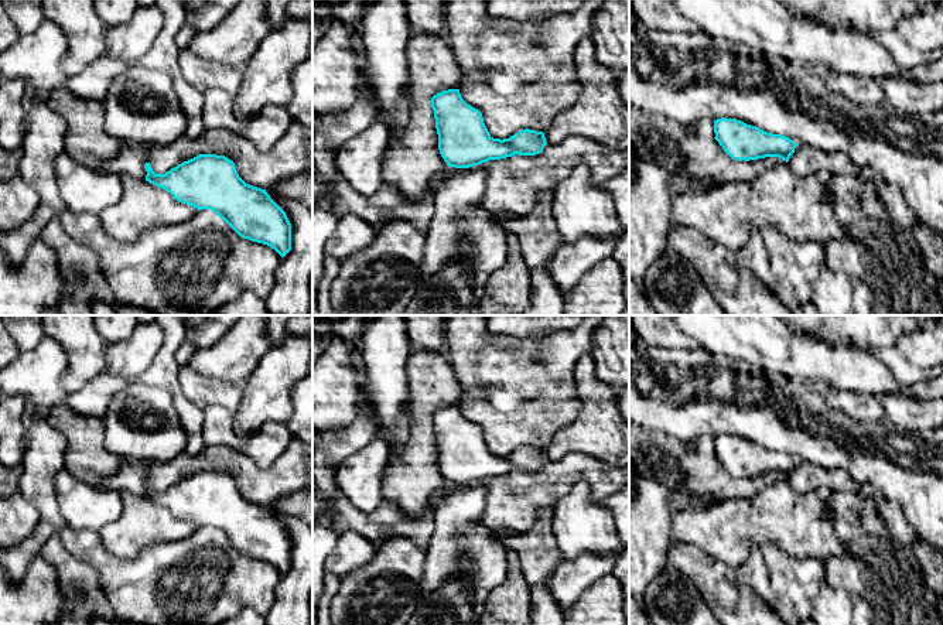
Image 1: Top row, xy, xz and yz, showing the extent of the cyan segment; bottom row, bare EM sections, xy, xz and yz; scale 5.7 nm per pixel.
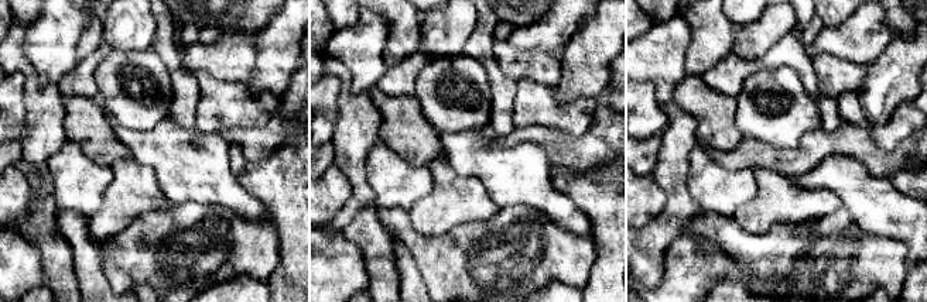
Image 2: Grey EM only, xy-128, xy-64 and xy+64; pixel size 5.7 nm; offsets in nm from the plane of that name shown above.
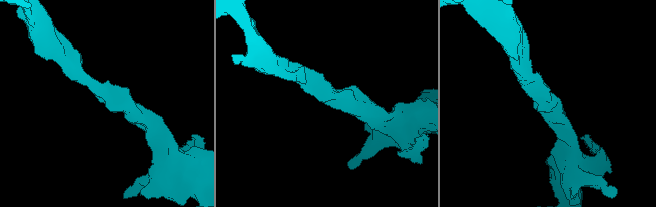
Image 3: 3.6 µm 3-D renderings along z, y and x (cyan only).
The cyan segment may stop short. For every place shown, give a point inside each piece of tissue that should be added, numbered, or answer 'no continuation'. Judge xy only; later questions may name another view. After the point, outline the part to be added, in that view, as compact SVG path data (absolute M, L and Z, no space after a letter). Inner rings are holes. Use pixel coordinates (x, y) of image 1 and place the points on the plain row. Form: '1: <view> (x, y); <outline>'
no continuation

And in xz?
no continuation

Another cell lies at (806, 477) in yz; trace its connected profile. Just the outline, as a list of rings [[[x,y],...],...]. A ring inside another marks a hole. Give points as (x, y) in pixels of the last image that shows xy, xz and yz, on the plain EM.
[[[797,461],[787,478],[792,488],[800,493],[810,491],[844,491],[858,492],[860,484],[855,482],[844,469],[826,469],[810,462]]]

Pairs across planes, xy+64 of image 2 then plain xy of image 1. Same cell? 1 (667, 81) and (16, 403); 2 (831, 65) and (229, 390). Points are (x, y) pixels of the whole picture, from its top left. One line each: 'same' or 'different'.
1: different
2: same

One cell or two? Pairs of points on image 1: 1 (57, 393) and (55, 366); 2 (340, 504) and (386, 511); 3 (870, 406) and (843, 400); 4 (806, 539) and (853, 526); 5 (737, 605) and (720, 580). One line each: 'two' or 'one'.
1: one
2: one
3: one
4: two
5: one

